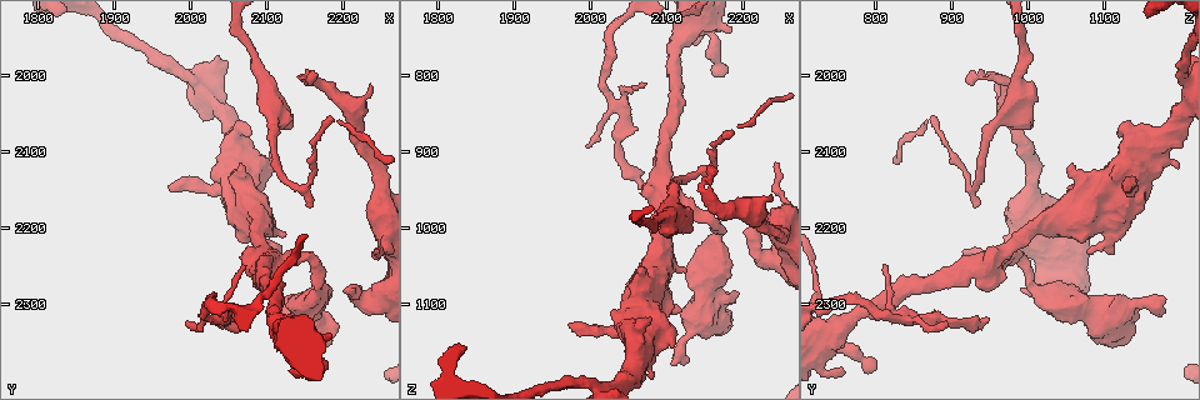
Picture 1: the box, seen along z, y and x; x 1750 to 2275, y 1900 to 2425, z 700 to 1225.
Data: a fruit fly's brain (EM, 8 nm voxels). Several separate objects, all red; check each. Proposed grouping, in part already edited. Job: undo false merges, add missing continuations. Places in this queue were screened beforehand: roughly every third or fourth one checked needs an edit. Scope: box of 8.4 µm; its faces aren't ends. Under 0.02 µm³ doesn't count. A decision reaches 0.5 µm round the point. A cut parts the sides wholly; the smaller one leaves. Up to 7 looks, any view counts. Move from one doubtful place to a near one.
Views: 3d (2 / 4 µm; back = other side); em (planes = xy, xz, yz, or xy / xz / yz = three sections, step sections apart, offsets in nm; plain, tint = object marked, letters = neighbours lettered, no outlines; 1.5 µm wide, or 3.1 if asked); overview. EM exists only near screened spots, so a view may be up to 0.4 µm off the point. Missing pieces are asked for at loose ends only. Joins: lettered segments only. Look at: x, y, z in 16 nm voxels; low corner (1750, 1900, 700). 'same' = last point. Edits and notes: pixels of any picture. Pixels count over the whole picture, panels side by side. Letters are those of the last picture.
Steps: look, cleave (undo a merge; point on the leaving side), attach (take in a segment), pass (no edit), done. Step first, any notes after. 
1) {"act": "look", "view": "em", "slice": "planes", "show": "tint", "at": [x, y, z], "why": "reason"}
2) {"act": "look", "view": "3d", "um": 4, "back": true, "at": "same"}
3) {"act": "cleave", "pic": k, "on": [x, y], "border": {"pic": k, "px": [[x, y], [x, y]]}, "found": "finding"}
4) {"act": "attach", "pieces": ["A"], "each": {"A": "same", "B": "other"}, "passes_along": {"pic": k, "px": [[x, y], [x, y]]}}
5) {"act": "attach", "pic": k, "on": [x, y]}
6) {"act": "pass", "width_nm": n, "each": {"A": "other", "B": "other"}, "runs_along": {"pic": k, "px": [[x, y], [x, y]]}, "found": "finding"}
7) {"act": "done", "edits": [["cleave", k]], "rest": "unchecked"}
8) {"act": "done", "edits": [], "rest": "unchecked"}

{"act": "look", "view": "3d", "um": 4, "at": [2165, 2355, 755], "why": "sharp bend"}

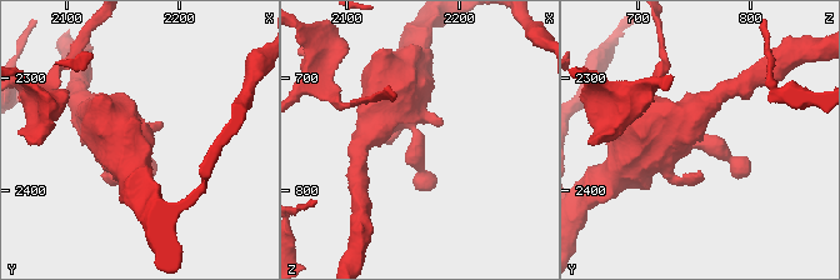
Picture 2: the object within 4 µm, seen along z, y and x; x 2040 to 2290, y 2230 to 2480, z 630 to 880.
{"act": "look", "view": "em", "slice": "xz", "step": 8, "show": "tint", "at": [2160, 2358, 754]}

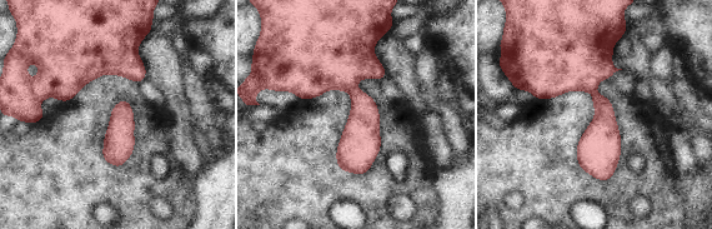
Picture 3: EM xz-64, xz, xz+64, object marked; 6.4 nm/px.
{"act": "look", "view": "em", "slice": "planes", "show": "letters", "at": "same", "why": "another direction"}

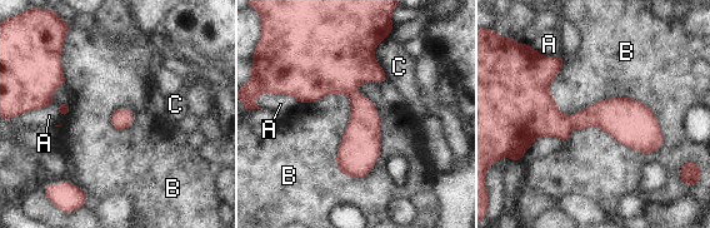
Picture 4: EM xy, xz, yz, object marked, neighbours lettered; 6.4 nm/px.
{"act": "pass", "width_nm": 140, "longest_contact_nm": ["B", 850], "each": {"A": "other", "B": "other", "C": "other"}, "found": "one neuron here"}

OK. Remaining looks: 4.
{"act": "look", "view": "3d", "um": 2, "at": [2070, 2245, 815], "why": "an open end"}

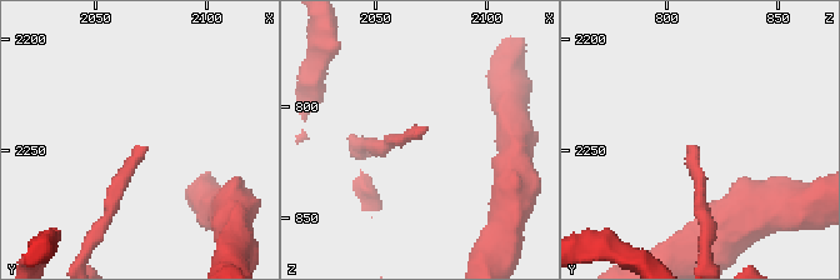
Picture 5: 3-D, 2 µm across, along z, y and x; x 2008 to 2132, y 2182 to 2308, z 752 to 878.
{"act": "look", "view": "em", "slice": "planes", "show": "letters", "at": [2070, 2247, 812], "why": "need the tissue"}

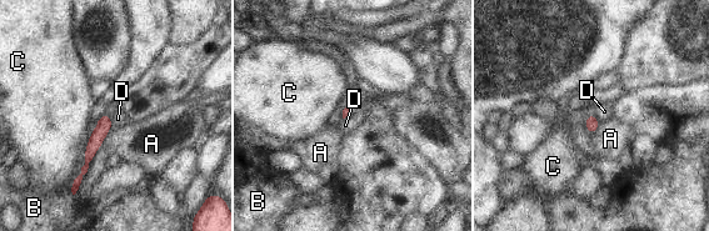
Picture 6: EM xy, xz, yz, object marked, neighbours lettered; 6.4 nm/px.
{"act": "pass", "each": {"A": "other", "B": "other", "C": "other", "D": "other"}, "runs_along": {"pic": 6, "px": [[105, 117], [84, 171], [76, 181]]}, "found": "no lettered segment goes on from it"}

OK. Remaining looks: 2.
{"act": "look", "view": "3d", "um": 2, "at": [1975, 2145, 1130], "why": "branch stops here"}

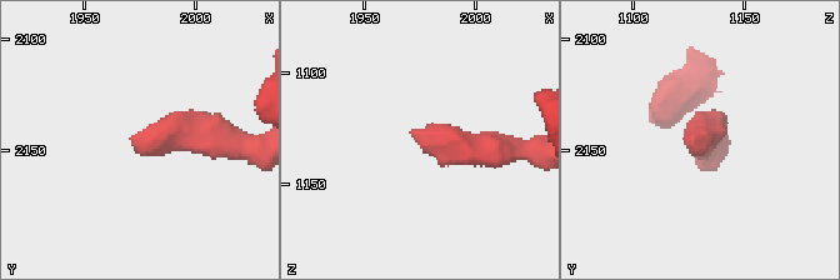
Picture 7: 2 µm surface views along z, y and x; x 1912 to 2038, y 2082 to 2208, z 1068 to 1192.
{"act": "look", "view": "em", "slice": "planes", "show": "letters", "at": [1972, 2145, 1128], "why": "now the EM"}

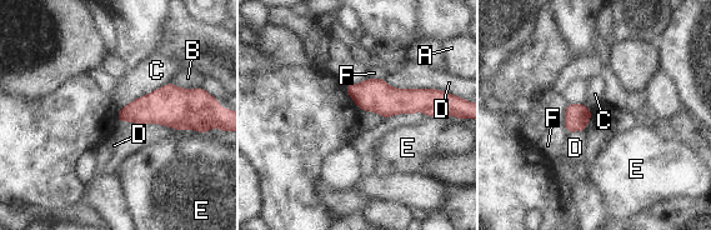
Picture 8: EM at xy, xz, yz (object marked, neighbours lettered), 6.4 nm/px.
{"act": "pass", "longest_contact_nm": ["C", 380], "each": {"A": "other", "B": "other", "C": "other", "D": "other", "E": "other", "F": "other"}, "found": "no lettered segment goes on from it"}

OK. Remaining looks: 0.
{"act": "done", "edits": [], "rest": "unchecked"}

